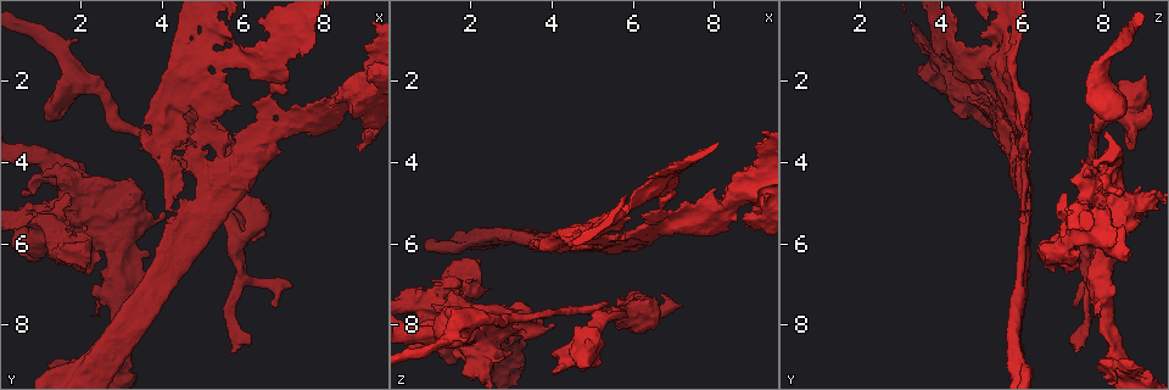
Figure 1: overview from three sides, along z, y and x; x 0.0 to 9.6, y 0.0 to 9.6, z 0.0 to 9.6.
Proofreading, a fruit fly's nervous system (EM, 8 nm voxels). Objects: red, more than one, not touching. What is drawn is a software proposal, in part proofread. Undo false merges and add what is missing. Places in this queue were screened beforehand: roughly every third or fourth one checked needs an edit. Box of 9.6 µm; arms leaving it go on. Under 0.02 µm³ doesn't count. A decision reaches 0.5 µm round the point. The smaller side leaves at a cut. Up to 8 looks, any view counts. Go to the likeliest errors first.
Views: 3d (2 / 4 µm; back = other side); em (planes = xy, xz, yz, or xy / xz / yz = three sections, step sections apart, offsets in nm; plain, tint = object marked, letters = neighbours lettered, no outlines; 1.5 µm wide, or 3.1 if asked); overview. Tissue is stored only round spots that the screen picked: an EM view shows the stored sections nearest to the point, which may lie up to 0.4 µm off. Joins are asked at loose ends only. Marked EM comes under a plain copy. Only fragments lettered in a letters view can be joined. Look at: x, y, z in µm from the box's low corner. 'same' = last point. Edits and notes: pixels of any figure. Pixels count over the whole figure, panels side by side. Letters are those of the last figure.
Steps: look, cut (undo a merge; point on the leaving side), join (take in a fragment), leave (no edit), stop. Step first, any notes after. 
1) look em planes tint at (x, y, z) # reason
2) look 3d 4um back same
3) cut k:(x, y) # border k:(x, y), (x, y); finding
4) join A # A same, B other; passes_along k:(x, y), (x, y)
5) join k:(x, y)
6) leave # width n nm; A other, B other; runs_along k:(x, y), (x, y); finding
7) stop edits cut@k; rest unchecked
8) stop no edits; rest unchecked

look em xz step 4 letters at (5.70, 8.70, 7.25) # an open end

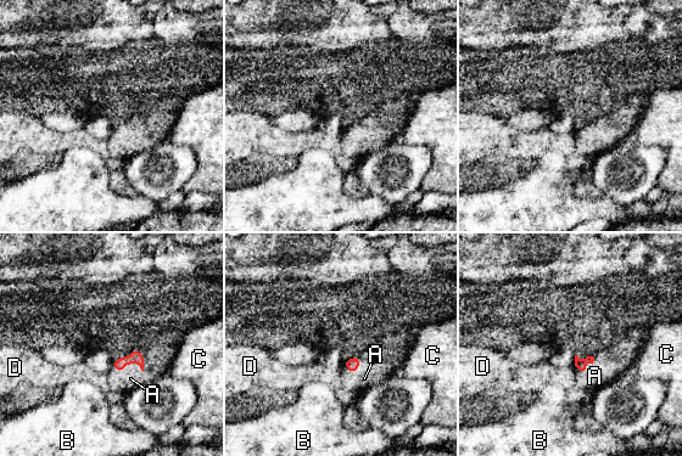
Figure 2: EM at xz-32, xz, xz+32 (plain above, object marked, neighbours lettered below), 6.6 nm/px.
join A # A same, B other, C other, D other; passes_along 2:(135, 356), (124, 365), (130, 378); the neuron continues

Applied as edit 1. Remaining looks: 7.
look overview # redraw

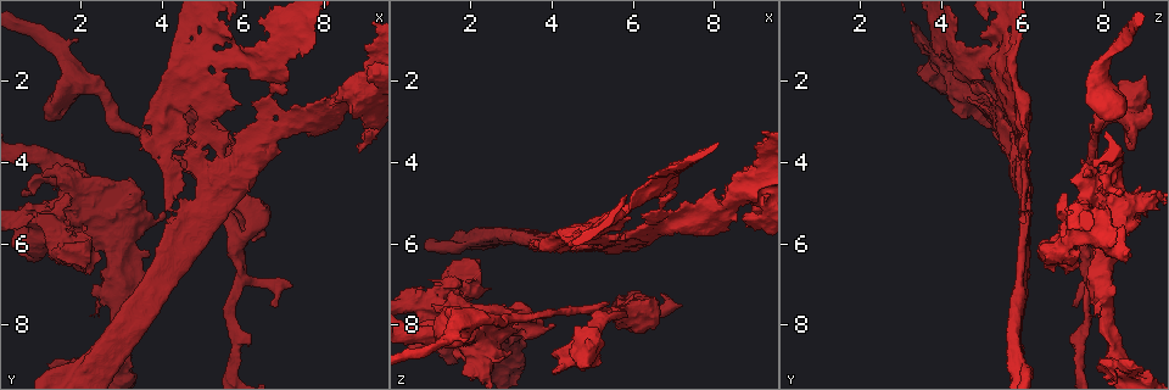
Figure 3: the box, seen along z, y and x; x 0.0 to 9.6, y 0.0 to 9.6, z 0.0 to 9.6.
look 3d 4um at (6.85, 3.25, 5.50) # a fork

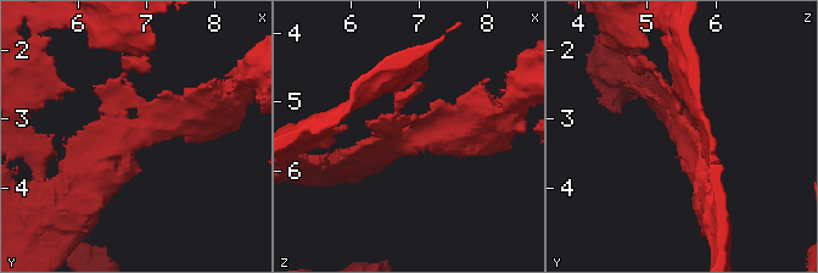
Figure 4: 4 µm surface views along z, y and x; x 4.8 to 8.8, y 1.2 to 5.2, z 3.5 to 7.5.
look em planes tint at (6.85, 3.30, 5.50) # shape alone is not enough

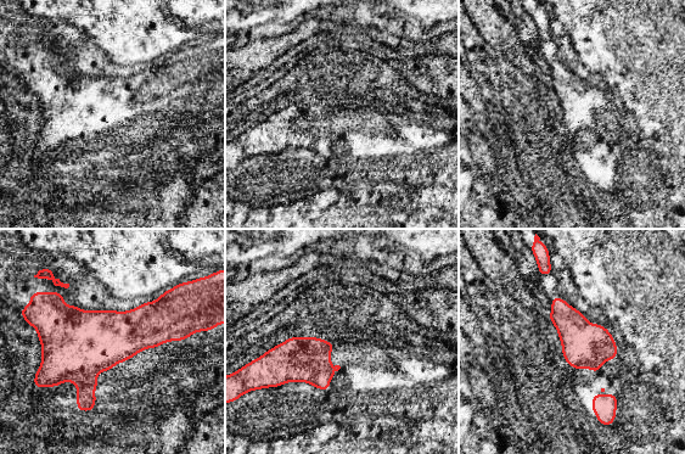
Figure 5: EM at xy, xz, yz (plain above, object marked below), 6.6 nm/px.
look em planes letters same

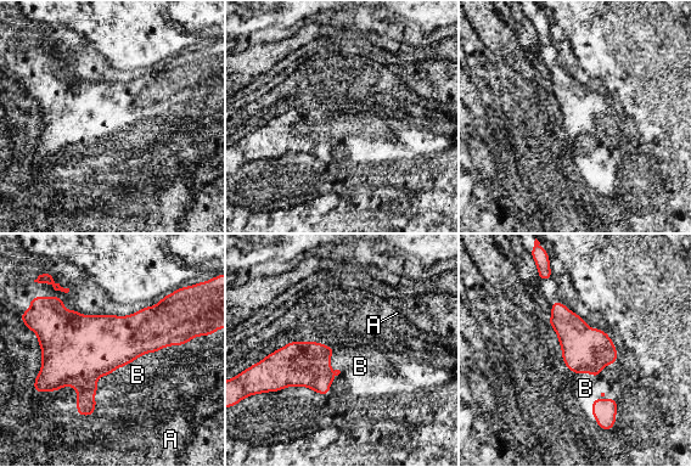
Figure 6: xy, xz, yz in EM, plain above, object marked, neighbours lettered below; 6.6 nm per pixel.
leave # longest_contact B 700 nm; A other, B other; border 6:(173, 344), (100, 376), (93, 415); continuous, no second neuron

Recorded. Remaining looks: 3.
look em planes letters at (4.50, 6.40, 6.05) # arms part here

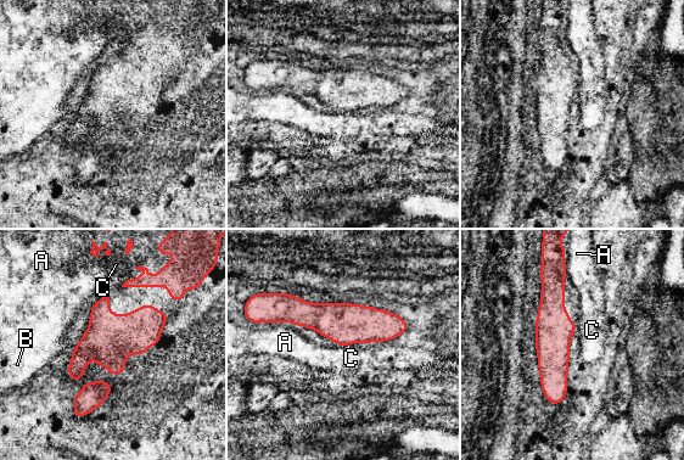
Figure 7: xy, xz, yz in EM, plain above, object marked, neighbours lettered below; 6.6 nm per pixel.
leave # A other, B other, C other; border 7:(352, 343), (340, 347); one neuron here

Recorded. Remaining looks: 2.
stop edits join@2; rest unchecked

